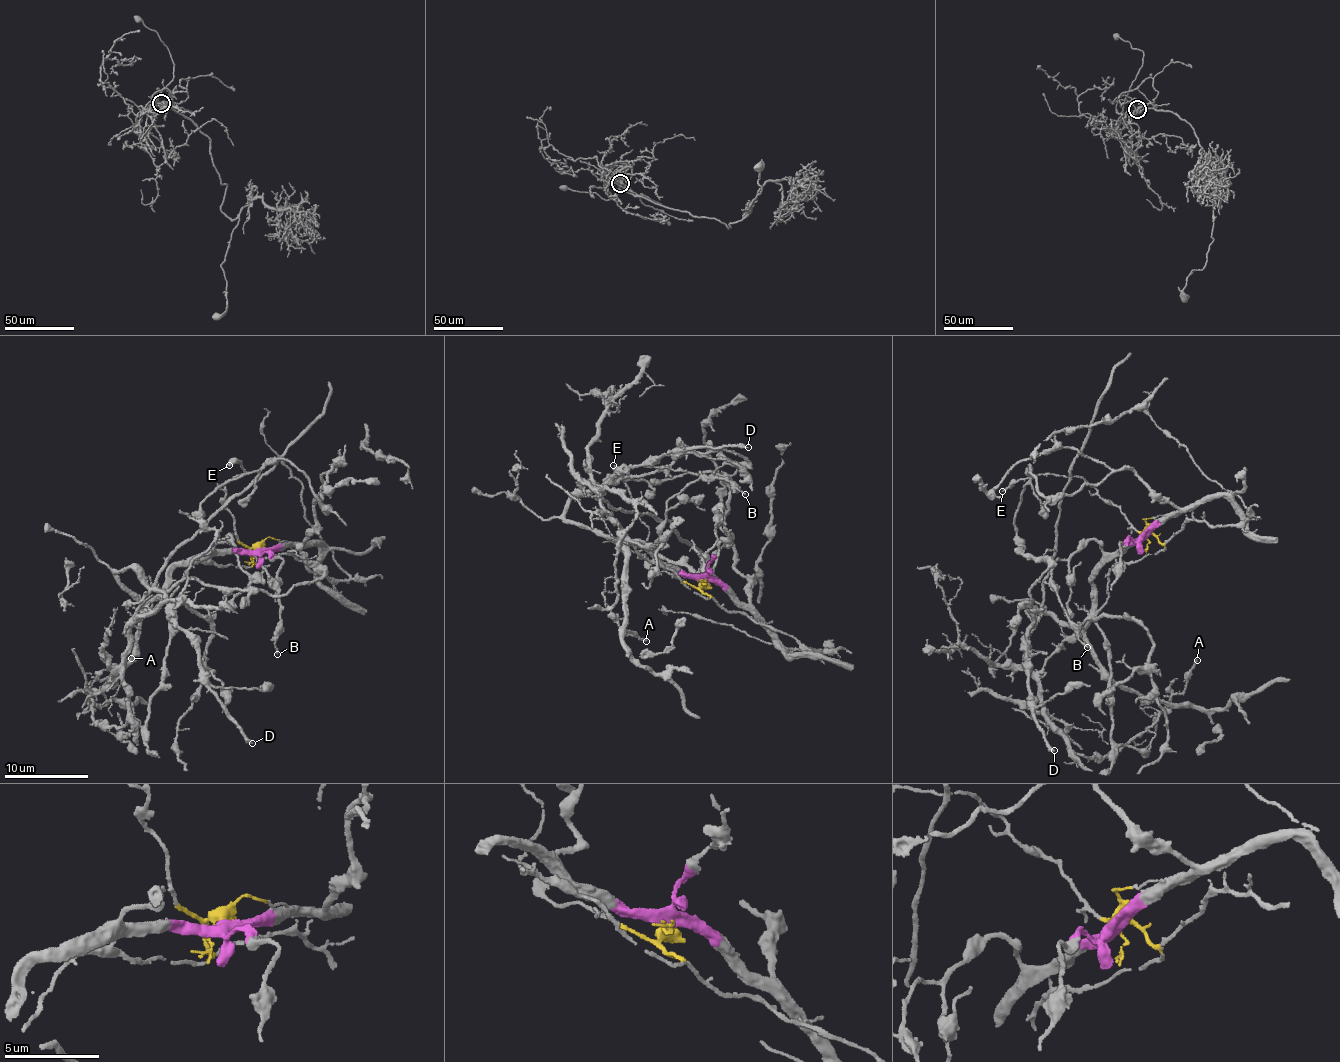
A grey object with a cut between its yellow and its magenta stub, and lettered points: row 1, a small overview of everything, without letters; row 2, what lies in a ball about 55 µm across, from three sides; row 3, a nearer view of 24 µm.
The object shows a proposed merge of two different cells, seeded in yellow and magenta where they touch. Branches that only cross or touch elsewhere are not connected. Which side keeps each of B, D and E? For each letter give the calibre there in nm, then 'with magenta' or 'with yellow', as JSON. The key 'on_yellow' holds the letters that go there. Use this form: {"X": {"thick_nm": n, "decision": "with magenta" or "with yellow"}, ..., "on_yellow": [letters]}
{"B": {"thick_nm": 150, "decision": "with magenta"}, "D": {"thick_nm": 280, "decision": "with magenta"}, "E": {"thick_nm": 170, "decision": "with yellow"}, "on_yellow": ["E"]}

